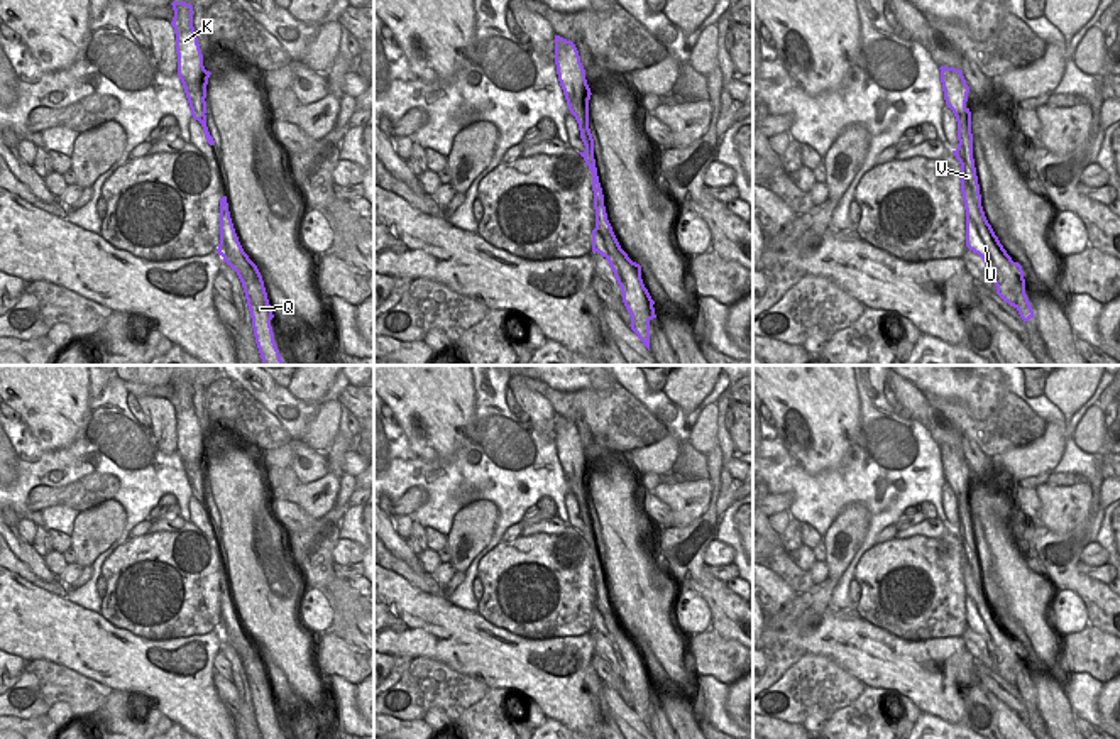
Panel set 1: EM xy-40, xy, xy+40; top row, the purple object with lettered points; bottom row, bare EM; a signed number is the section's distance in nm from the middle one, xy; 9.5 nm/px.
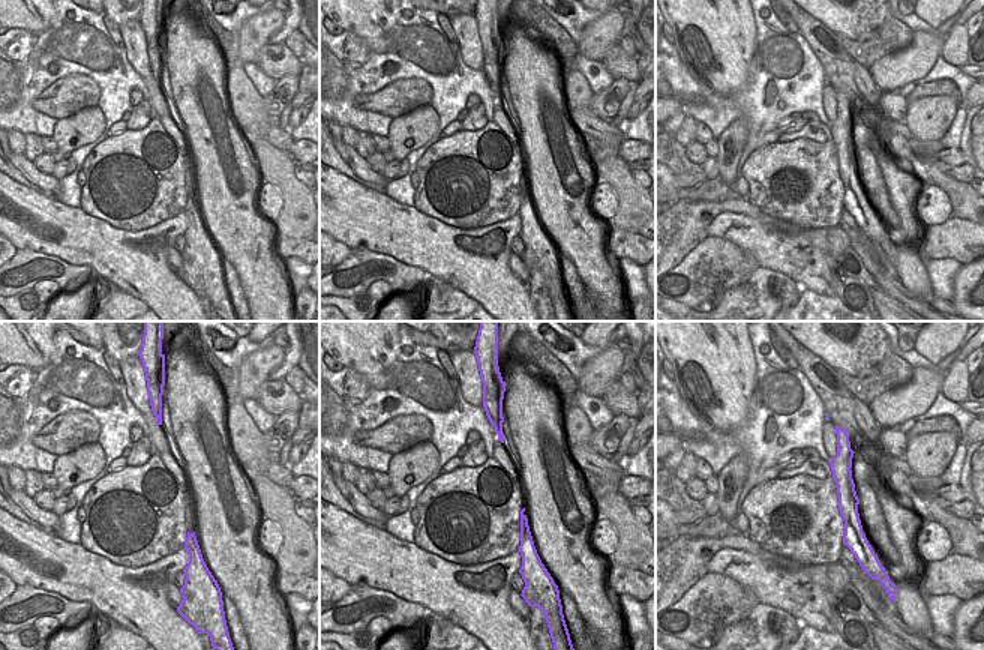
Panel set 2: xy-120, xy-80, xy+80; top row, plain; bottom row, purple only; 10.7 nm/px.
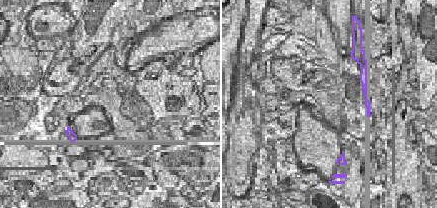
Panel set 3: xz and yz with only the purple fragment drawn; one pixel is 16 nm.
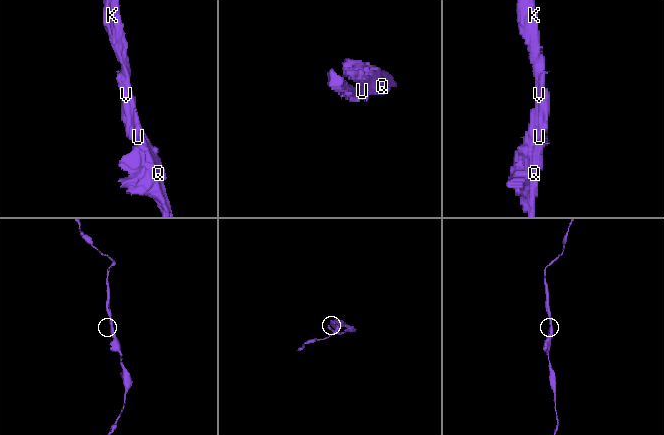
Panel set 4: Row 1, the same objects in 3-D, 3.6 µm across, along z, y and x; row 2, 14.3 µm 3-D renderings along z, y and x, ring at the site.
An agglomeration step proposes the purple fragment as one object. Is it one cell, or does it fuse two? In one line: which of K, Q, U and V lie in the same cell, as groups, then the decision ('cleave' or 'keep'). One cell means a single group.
groups K Q U V; keep

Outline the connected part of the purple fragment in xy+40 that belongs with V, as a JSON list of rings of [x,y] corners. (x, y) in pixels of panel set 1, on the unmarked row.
[[[941,445],[939,448],[946,484],[953,489],[958,501],[959,523],[953,533],[961,543],[961,572],[966,588],[966,626],[985,639],[996,665],[996,673],[1013,685],[1025,702],[1034,697],[1034,690],[1025,673],[1022,644],[1013,641],[1007,632],[981,585],[973,538],[971,490],[966,485],[969,465],[966,463],[961,448],[946,445]]]

